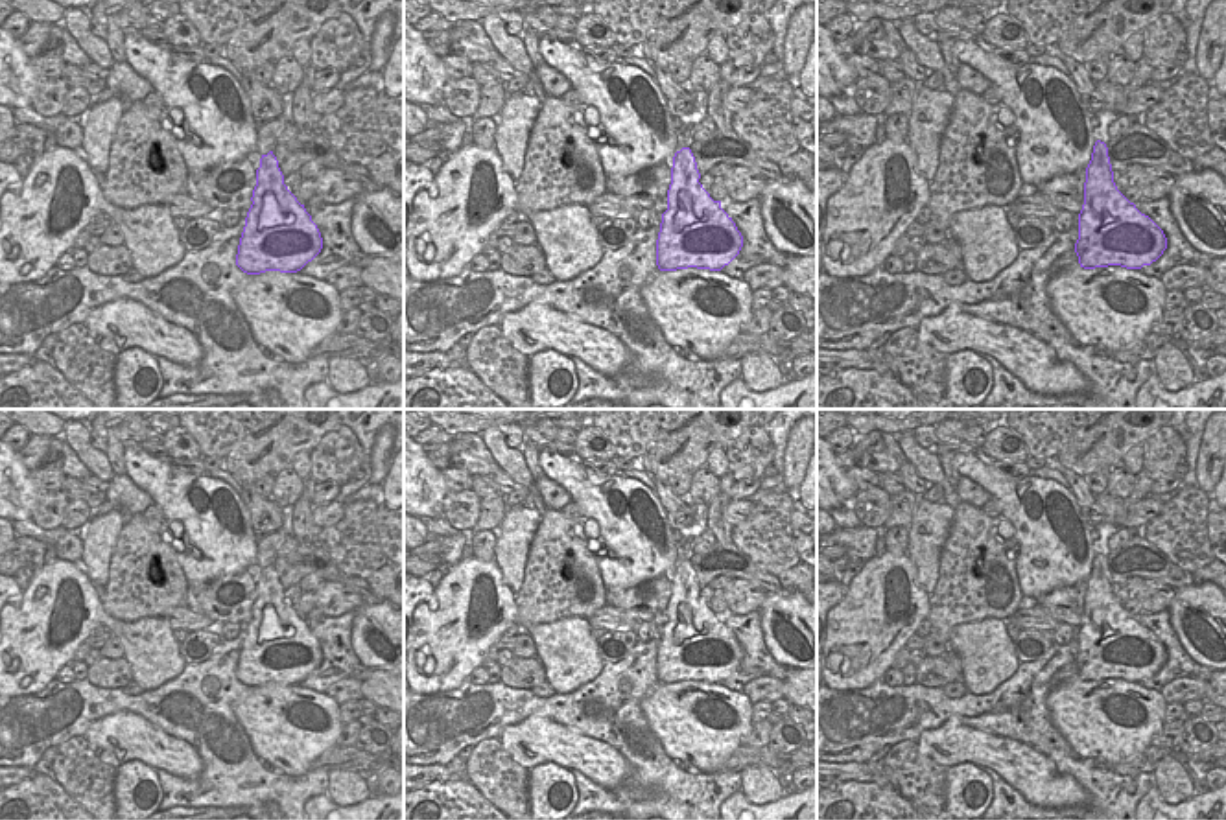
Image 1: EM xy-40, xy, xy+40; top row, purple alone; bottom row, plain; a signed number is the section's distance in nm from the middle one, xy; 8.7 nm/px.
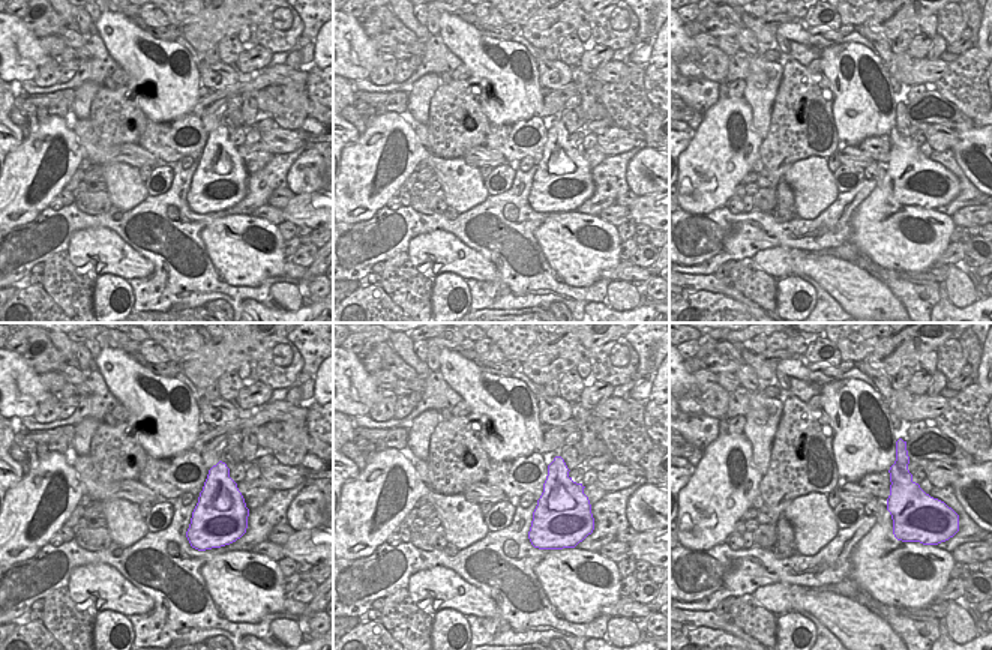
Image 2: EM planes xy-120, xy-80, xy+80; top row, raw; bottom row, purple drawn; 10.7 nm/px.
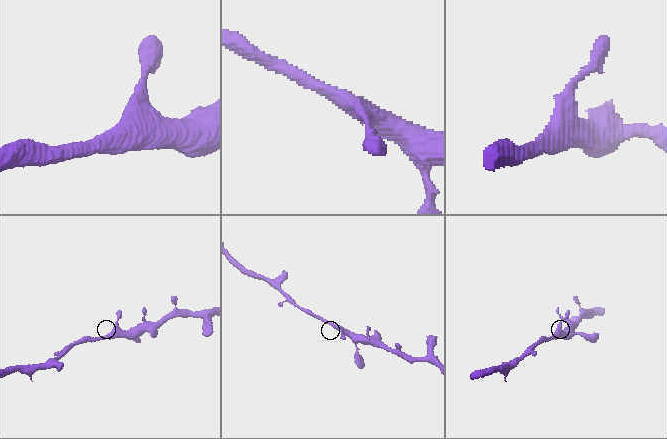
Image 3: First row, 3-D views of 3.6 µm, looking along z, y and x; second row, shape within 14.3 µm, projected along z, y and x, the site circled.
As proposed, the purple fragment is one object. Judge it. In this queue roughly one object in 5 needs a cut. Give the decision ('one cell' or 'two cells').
one cell

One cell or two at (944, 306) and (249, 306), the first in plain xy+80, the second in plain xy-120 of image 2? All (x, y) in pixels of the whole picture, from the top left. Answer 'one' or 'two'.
one

